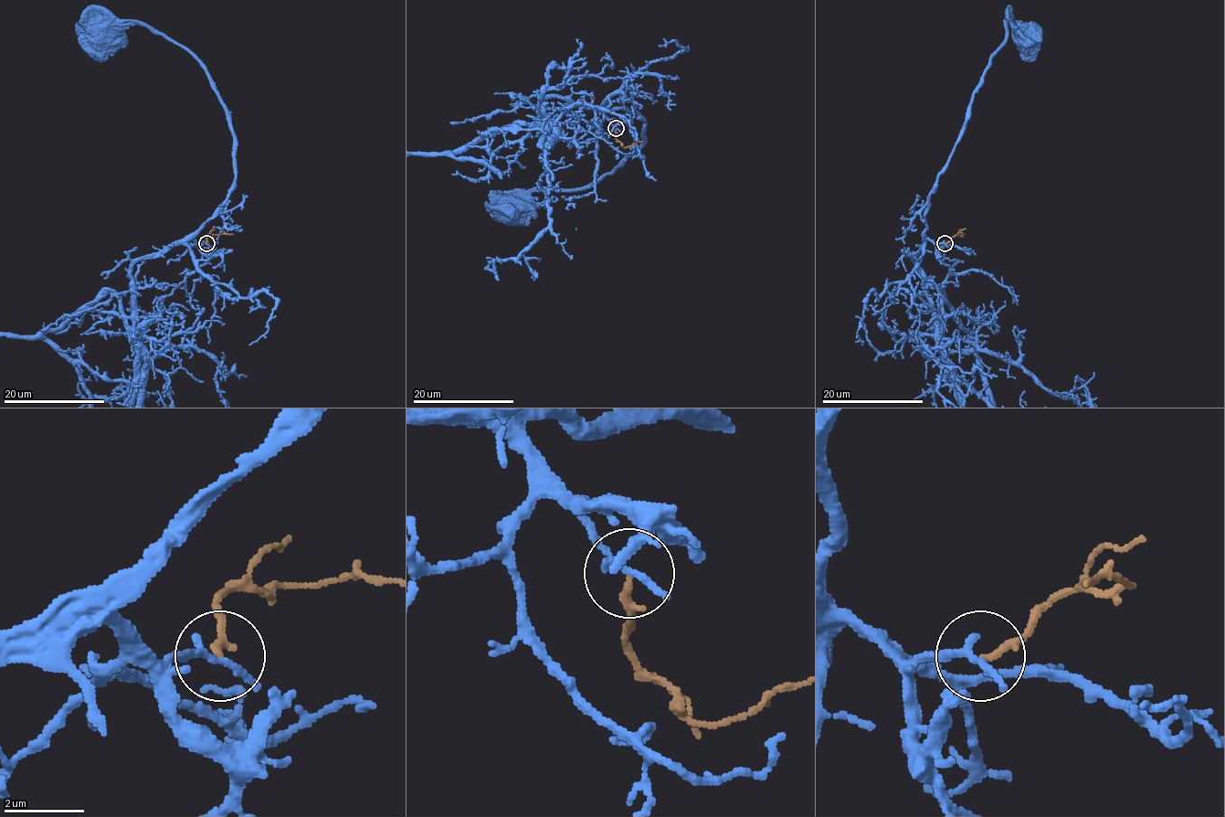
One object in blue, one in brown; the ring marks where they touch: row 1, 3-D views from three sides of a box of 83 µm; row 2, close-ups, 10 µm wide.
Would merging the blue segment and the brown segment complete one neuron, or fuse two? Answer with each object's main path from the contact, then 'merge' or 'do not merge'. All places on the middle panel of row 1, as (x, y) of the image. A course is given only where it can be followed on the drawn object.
blue via (616, 128), (603, 109), (643, 122), (642, 144), (617, 168), (582, 188), (533, 191), (507, 212) | brown via (616, 128), (616, 138), (623, 146), (642, 142) | do not merge

